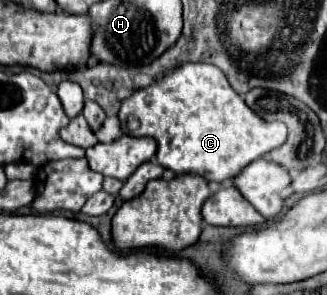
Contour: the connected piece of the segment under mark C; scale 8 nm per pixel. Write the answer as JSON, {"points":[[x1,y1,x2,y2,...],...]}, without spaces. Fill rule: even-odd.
{"points":[[185,63,173,73,157,79,147,89,135,91,121,103,119,109,121,129,133,137,153,137,157,141,157,161,173,173,195,173,207,181,225,181,239,175,239,169,277,149,287,139,287,127,279,121,263,121,255,115,245,101,229,87,223,71,207,63]]}

